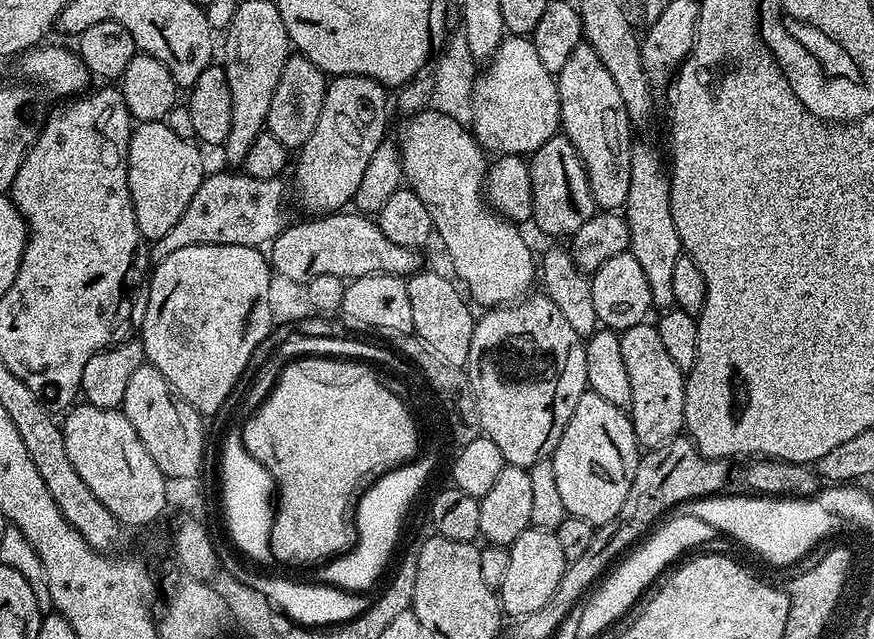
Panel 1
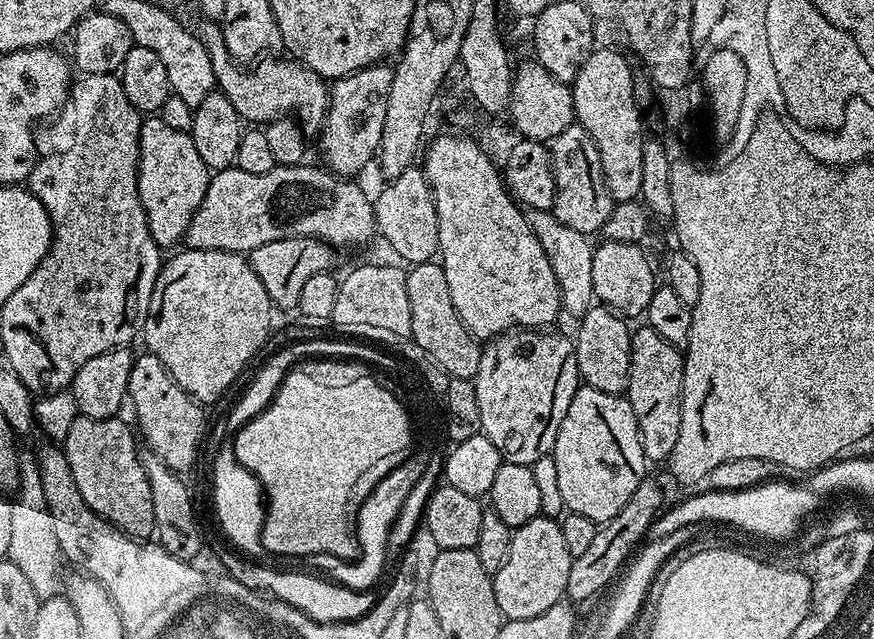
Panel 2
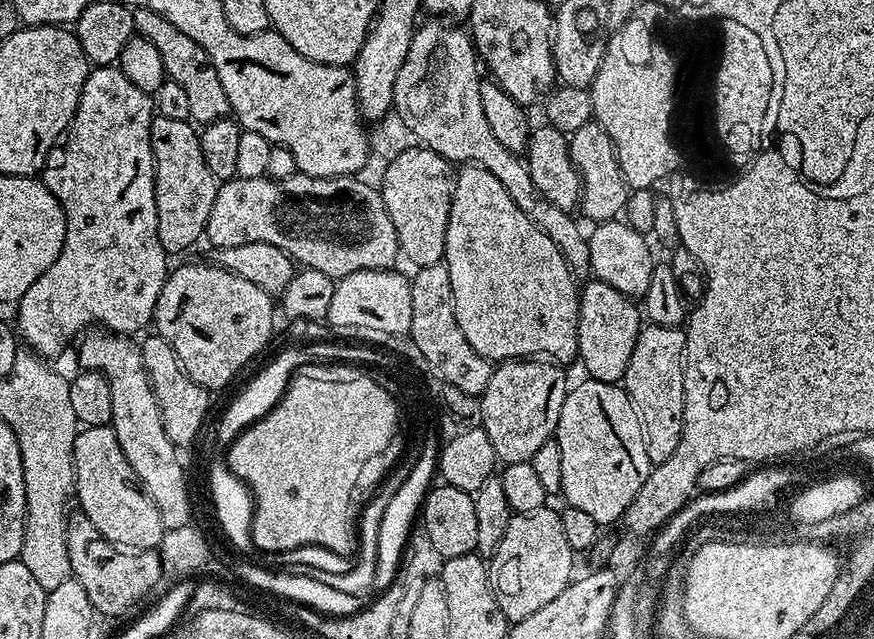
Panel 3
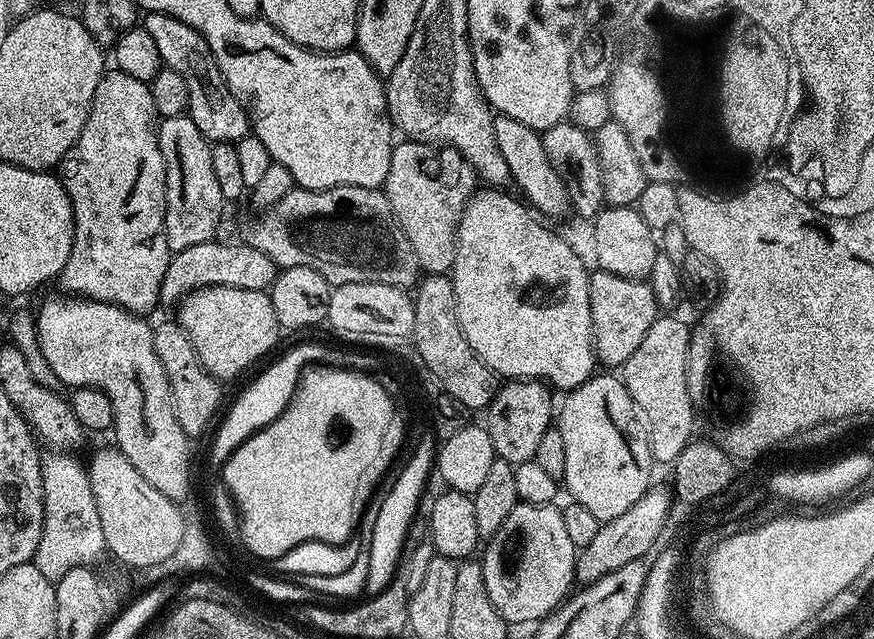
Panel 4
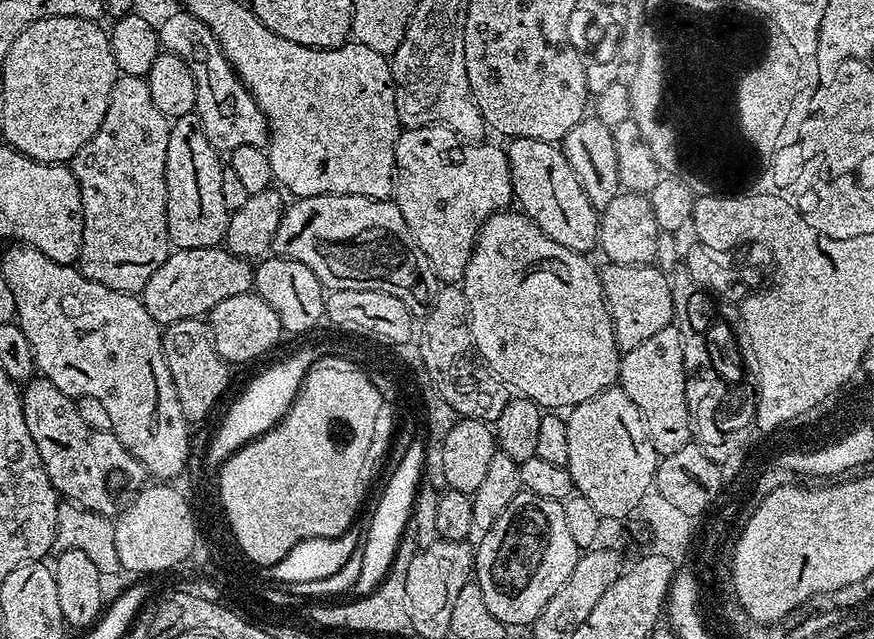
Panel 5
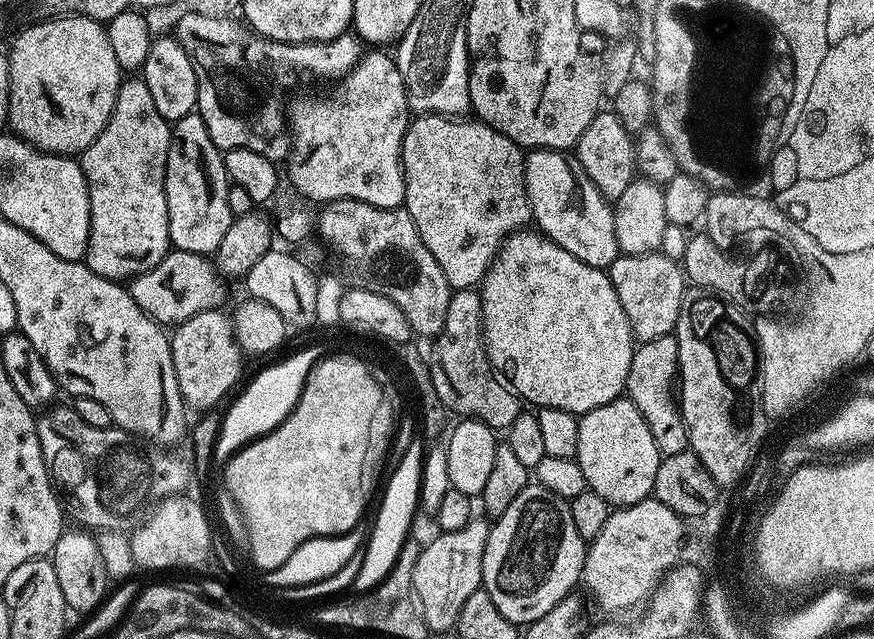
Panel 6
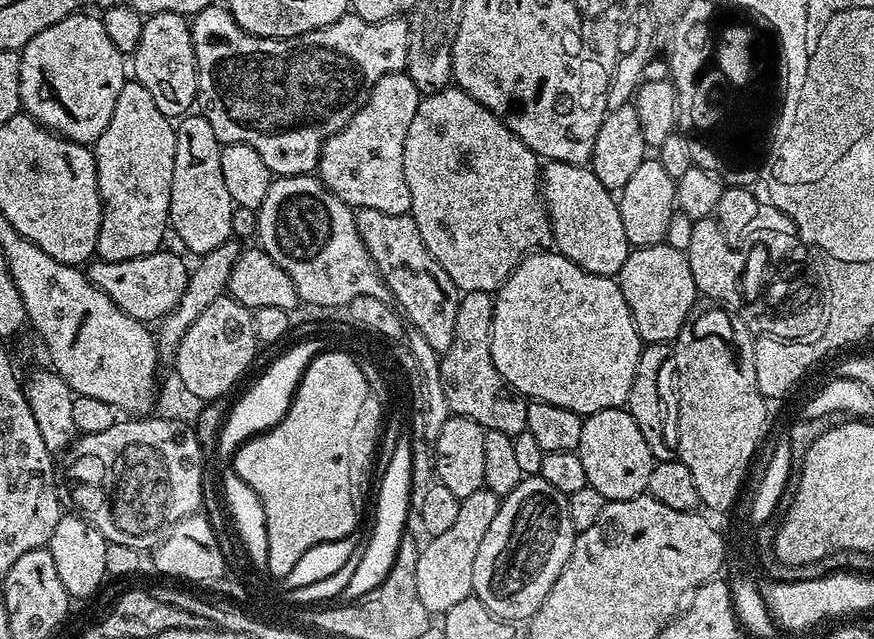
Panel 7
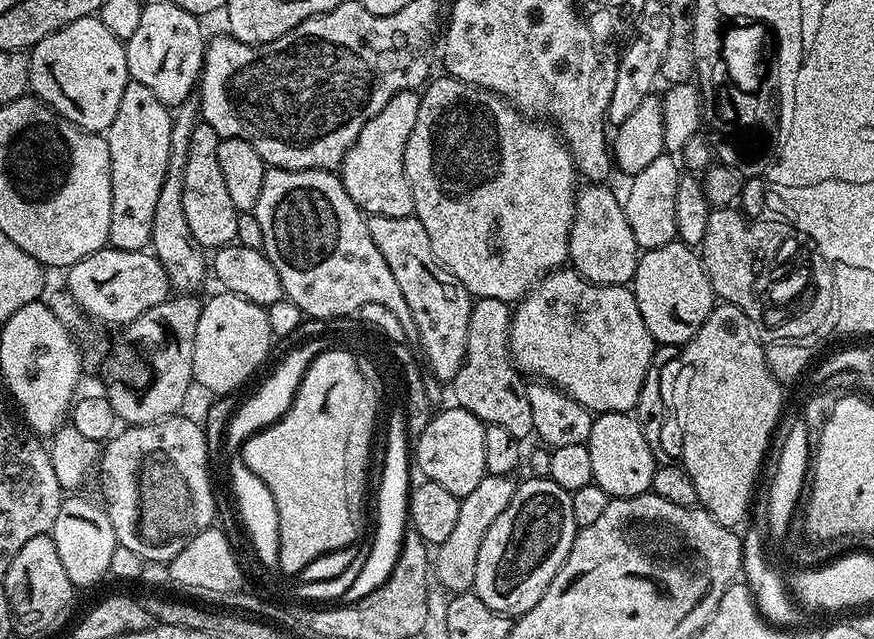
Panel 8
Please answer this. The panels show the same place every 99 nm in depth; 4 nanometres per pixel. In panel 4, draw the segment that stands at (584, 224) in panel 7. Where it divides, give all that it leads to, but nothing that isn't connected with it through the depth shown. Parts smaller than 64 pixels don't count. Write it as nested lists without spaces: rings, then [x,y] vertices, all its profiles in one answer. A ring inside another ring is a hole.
[[[497,115],[492,121],[494,138],[498,142],[498,150],[502,150],[502,158],[506,158],[506,166],[510,166],[511,181],[518,184],[524,193],[523,199],[541,217],[564,216],[570,212],[568,191],[550,158],[546,158],[546,146],[541,133],[535,132],[530,126],[516,122],[514,118]]]

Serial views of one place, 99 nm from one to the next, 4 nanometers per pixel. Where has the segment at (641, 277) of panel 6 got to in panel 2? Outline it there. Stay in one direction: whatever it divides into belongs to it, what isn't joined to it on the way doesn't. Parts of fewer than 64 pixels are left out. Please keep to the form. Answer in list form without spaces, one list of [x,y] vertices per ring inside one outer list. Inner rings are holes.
[[[593,306],[585,316],[579,317],[574,335],[574,355],[576,365],[580,371],[581,381],[587,387],[594,390],[602,390],[606,394],[615,396],[627,393],[628,379],[630,378],[630,354],[632,353],[632,333],[633,329],[628,328],[629,321],[625,317],[615,313],[611,308],[603,306]]]

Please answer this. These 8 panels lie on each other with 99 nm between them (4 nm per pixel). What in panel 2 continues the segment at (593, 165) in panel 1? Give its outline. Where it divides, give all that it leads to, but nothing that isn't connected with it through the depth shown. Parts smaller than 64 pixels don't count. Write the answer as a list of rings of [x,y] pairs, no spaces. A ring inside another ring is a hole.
[[[597,47],[586,58],[582,70],[571,82],[575,123],[590,134],[602,162],[606,190],[613,201],[635,201],[642,186],[642,154],[644,153],[644,120],[636,105],[636,80],[632,68],[620,52],[612,48]]]

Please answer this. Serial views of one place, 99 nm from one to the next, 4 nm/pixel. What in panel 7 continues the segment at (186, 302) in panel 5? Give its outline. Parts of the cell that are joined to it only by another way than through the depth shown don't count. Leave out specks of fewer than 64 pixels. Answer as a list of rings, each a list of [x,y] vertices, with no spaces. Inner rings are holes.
[[[161,250],[142,258],[130,258],[126,262],[93,259],[87,265],[86,275],[89,282],[105,292],[122,310],[126,310],[126,314],[145,322],[156,322],[178,306],[188,285],[190,268],[184,265],[182,257]]]

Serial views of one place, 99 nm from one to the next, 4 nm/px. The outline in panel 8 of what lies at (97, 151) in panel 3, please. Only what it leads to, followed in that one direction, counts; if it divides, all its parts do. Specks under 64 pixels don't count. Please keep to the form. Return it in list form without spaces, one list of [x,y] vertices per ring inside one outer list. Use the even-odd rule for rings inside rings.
[[[129,79],[126,90],[122,90],[122,102],[118,102],[118,114],[114,114],[114,122],[110,122],[106,133],[112,183],[108,244],[113,248],[139,252],[149,247],[154,205],[158,203],[158,194],[166,178],[166,166],[170,162],[171,125],[170,109],[158,102],[158,97],[142,86],[142,82]]]

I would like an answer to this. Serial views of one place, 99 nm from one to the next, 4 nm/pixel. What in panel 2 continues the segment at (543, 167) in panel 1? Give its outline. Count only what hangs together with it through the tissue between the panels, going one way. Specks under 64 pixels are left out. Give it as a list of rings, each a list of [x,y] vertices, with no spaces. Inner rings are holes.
[[[574,122],[551,140],[550,151],[556,183],[554,206],[550,210],[554,218],[558,218],[562,226],[570,226],[570,230],[585,234],[599,233],[612,214],[614,201],[606,190],[598,146],[594,146],[588,131],[581,124]]]

